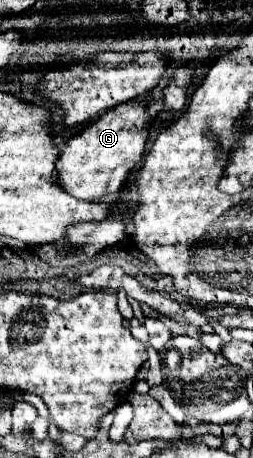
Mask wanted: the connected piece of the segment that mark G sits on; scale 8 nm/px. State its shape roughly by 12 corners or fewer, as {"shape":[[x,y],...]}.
{"shape":[[122,103],[60,147],[58,185],[96,201],[120,191],[150,117]]}

